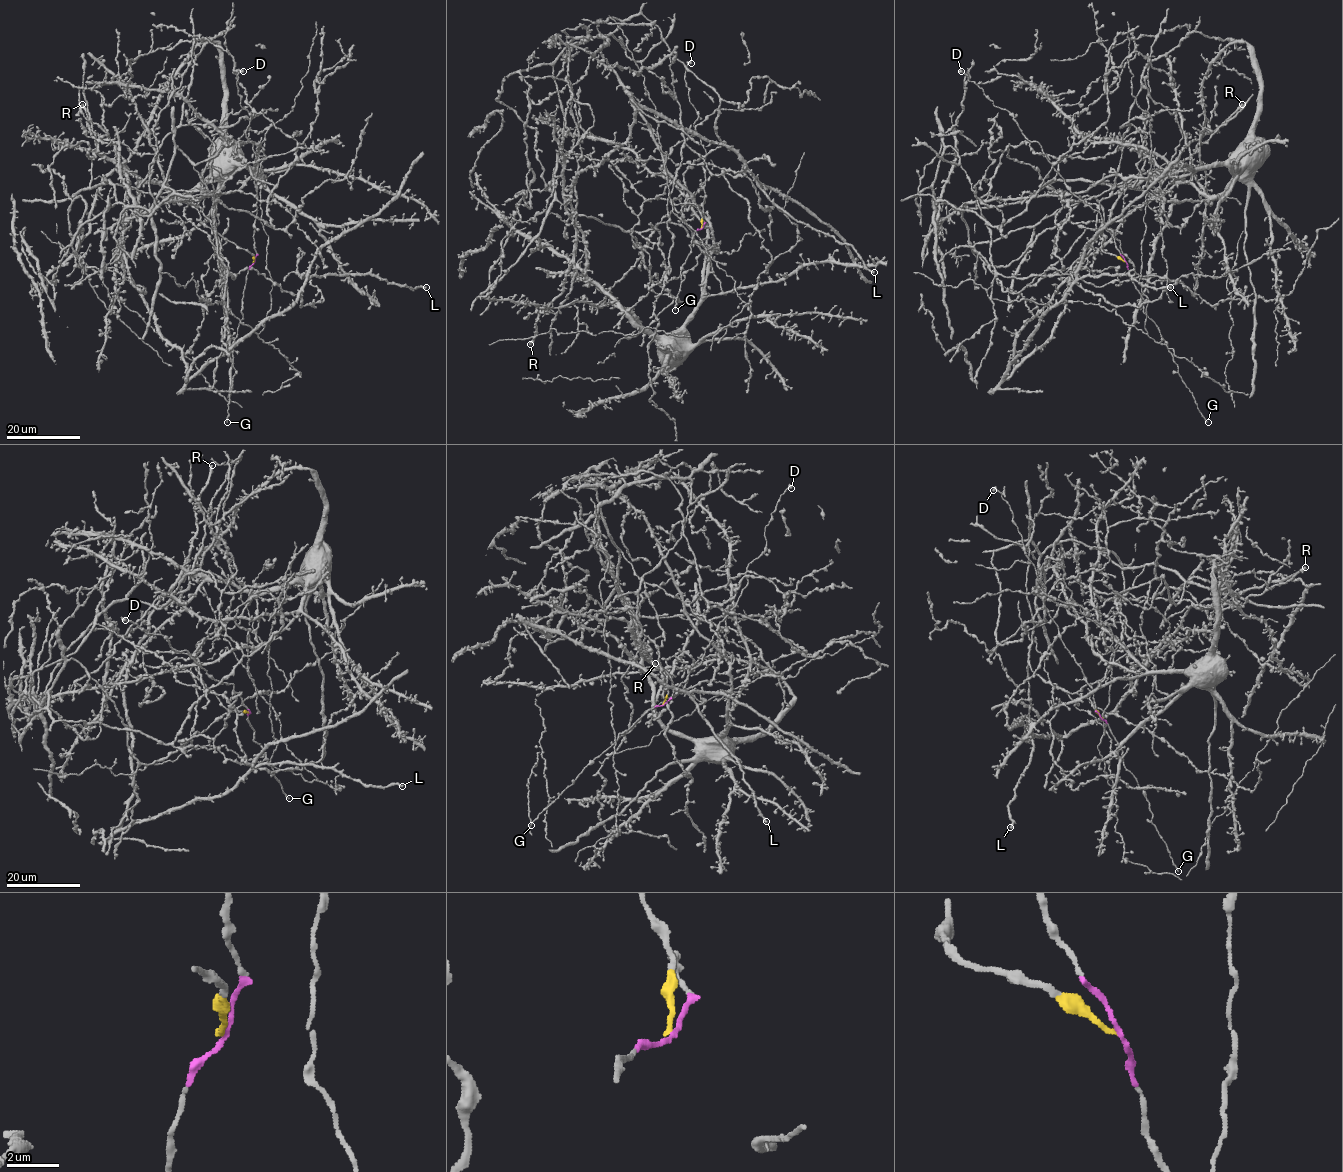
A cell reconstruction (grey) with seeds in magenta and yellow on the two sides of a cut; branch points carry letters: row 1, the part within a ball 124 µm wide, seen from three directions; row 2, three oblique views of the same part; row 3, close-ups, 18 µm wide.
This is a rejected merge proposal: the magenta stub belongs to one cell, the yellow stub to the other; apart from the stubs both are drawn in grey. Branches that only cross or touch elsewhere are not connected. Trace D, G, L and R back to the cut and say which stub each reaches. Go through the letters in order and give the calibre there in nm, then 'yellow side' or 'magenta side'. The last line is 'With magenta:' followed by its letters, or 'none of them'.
D: 440 nm thick; magenta side
G: 170 nm thick; magenta side
L: 400 nm thick; yellow side
R: 440 nm thick; yellow side
With magenta: D, G

